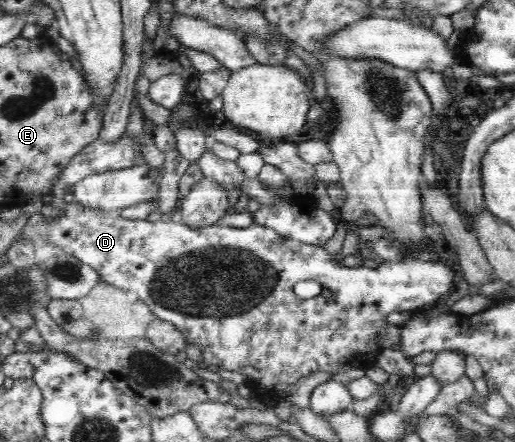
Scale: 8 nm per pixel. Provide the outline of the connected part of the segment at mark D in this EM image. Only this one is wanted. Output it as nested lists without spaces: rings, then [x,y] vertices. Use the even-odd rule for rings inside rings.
[[[77,204],[77,206],[67,206],[67,209],[61,210],[63,215],[57,216],[53,220],[53,226],[51,227],[45,227],[43,230],[45,230],[45,233],[43,236],[46,236],[50,243],[54,244],[55,246],[58,246],[59,249],[64,250],[67,253],[70,253],[73,258],[77,258],[80,261],[89,263],[89,266],[95,268],[97,271],[97,274],[99,274],[99,277],[101,277],[101,281],[105,281],[106,283],[112,284],[113,286],[117,288],[121,288],[121,290],[130,290],[134,291],[138,298],[143,302],[144,304],[147,304],[147,307],[151,309],[151,312],[157,316],[158,319],[169,322],[173,324],[183,335],[184,338],[191,343],[191,345],[195,345],[195,347],[199,348],[201,353],[201,359],[205,361],[205,363],[209,365],[219,365],[220,369],[227,370],[227,371],[238,371],[243,376],[245,376],[245,384],[251,389],[252,394],[255,394],[256,396],[256,403],[267,403],[269,401],[275,402],[274,400],[271,400],[271,398],[280,398],[279,395],[287,389],[287,387],[290,386],[290,384],[294,384],[296,381],[298,381],[300,378],[307,377],[308,375],[311,375],[315,372],[327,372],[327,373],[333,373],[333,375],[336,375],[340,372],[346,372],[351,369],[355,369],[355,364],[353,362],[357,362],[357,358],[361,356],[361,354],[366,354],[368,356],[377,356],[383,348],[378,346],[378,340],[376,340],[376,335],[383,331],[386,328],[386,325],[389,324],[389,321],[387,321],[387,316],[391,314],[391,312],[403,312],[403,311],[411,311],[411,310],[417,310],[420,311],[423,308],[426,308],[428,306],[431,306],[431,302],[440,303],[443,299],[443,294],[447,294],[447,292],[451,293],[451,290],[453,290],[453,286],[455,286],[455,272],[453,272],[453,268],[449,268],[449,266],[445,266],[445,264],[441,264],[441,262],[423,262],[423,259],[403,259],[402,261],[383,261],[379,266],[376,268],[368,268],[368,267],[349,267],[341,265],[339,262],[334,260],[329,253],[323,247],[312,245],[312,244],[303,244],[301,241],[298,240],[291,240],[289,238],[286,238],[286,236],[283,236],[279,234],[278,232],[275,232],[272,228],[253,223],[251,226],[248,226],[247,228],[235,228],[235,227],[229,227],[226,225],[205,225],[204,227],[191,227],[191,225],[186,225],[181,223],[177,218],[166,218],[161,221],[157,222],[150,222],[149,220],[131,220],[129,218],[123,218],[120,216],[110,216],[109,212],[105,211],[98,211],[95,209],[91,209],[89,207],[85,207],[83,205]],[[304,280],[316,280],[321,284],[322,291],[319,294],[319,296],[315,296],[315,298],[309,298],[309,300],[301,300],[301,298],[298,298],[295,293],[293,293],[293,286],[294,284],[297,284],[298,281],[304,281]]]

